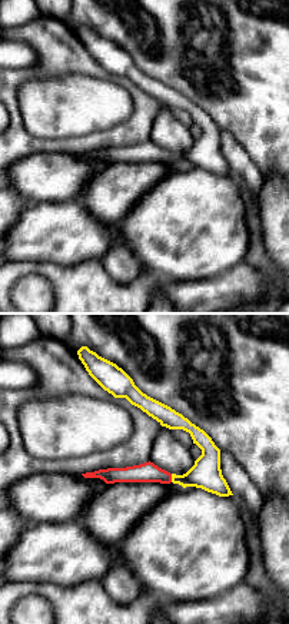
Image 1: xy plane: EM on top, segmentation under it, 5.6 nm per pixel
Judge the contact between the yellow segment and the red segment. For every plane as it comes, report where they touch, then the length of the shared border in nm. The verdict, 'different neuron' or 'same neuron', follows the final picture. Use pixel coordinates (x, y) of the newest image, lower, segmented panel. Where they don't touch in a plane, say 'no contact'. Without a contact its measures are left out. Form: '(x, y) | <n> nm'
(172, 478) | 50 nm

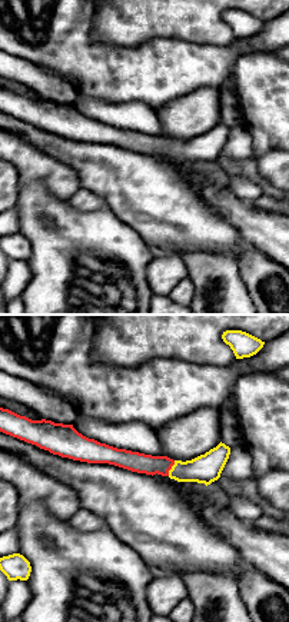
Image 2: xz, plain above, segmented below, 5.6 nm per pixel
(172, 468) | 100 nm

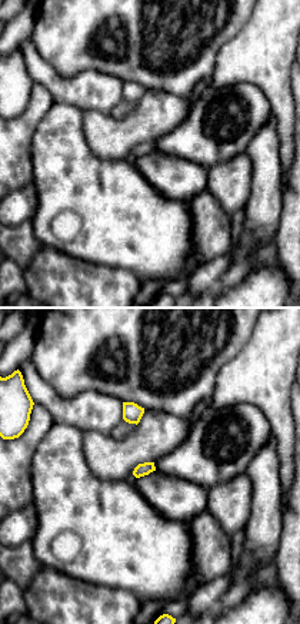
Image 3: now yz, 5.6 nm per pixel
no contact

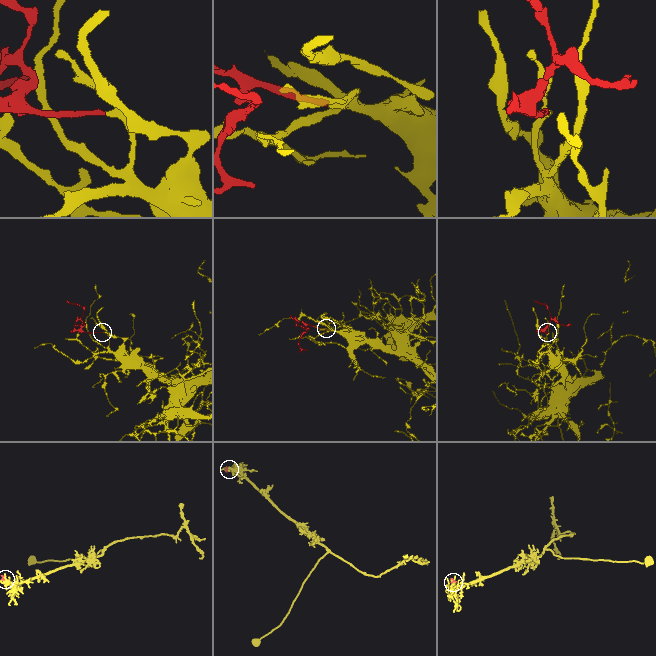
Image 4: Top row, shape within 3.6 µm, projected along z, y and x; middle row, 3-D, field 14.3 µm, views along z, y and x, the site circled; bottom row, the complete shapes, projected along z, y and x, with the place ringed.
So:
same neuron

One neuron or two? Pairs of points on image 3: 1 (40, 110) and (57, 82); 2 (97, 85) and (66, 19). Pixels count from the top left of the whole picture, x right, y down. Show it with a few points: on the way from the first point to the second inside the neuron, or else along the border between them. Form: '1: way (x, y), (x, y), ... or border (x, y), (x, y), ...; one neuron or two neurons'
1: border (34, 82), (44, 86), (54, 100); two neurons
2: border (57, 72), (74, 76), (99, 70), (122, 82); two neurons

